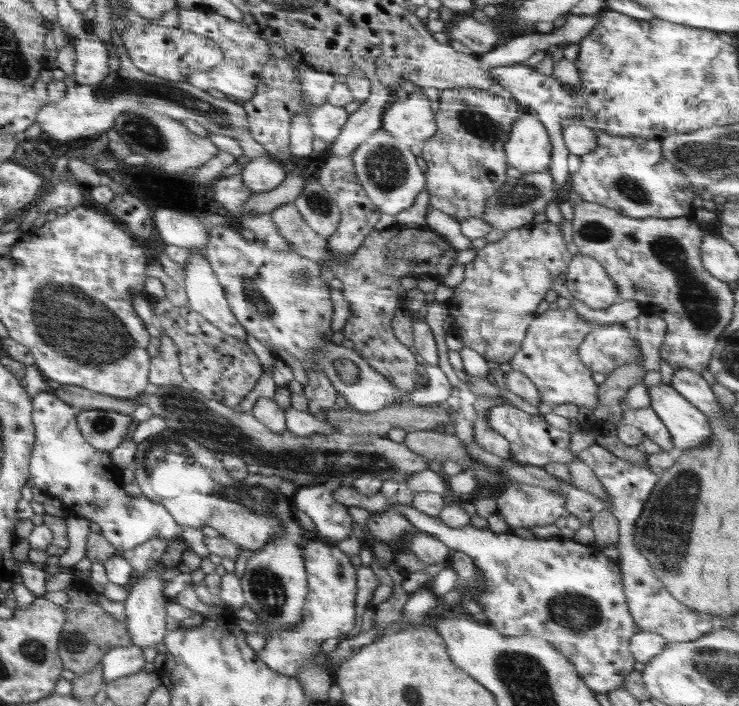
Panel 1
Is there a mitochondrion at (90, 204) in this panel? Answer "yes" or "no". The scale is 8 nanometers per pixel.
no

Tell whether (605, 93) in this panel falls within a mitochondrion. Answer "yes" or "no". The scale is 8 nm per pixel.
no

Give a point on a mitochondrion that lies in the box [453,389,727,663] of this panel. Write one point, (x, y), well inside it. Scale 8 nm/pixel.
(666, 531)

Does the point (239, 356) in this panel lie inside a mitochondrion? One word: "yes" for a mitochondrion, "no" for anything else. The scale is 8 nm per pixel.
no

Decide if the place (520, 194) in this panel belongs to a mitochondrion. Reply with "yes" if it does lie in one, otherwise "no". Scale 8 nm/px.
yes

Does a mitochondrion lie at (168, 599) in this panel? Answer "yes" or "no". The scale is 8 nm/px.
no

